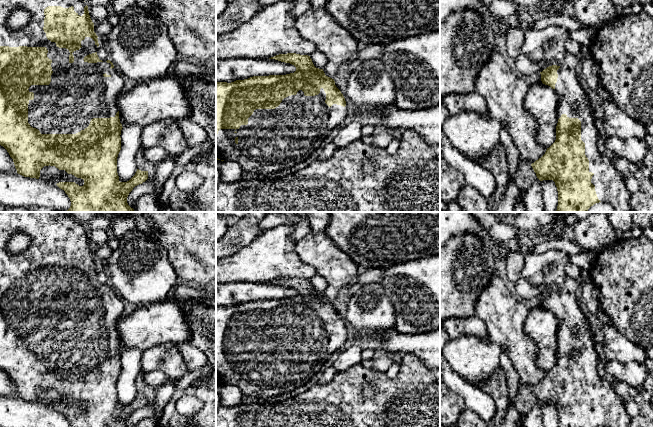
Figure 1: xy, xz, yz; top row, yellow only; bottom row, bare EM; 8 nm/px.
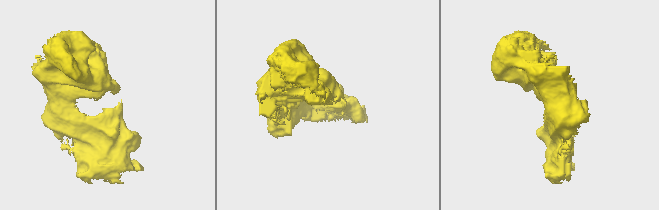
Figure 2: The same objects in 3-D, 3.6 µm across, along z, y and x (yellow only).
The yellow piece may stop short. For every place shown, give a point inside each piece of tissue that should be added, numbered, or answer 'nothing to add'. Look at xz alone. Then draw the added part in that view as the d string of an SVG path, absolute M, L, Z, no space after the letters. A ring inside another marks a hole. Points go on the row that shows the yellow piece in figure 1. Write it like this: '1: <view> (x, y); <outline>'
1: xz (276, 139); M323 88L315 96L305 96L302 90L296 95L291 95L282 100L275 109L256 109L248 118L247 125L239 129L220 129L216 136L216 157L220 160L236 161L243 172L270 174L291 168L306 160L322 141L337 128L348 115L347 106L333 104L329 107L326 103L326 93Z

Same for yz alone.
1: yz (609, 185); M566 65L557 70L558 78L555 84L555 92L559 97L559 104L556 108L557 118L566 114L569 118L578 118L581 121L581 140L585 143L585 155L589 160L589 172L592 172L591 183L595 186L598 199L601 202L609 203L613 212L632 212L630 208L631 193L624 184L623 174L618 171L608 154L601 154L597 148L599 139L596 127L596 119L590 106L586 89L579 83L576 73Z

